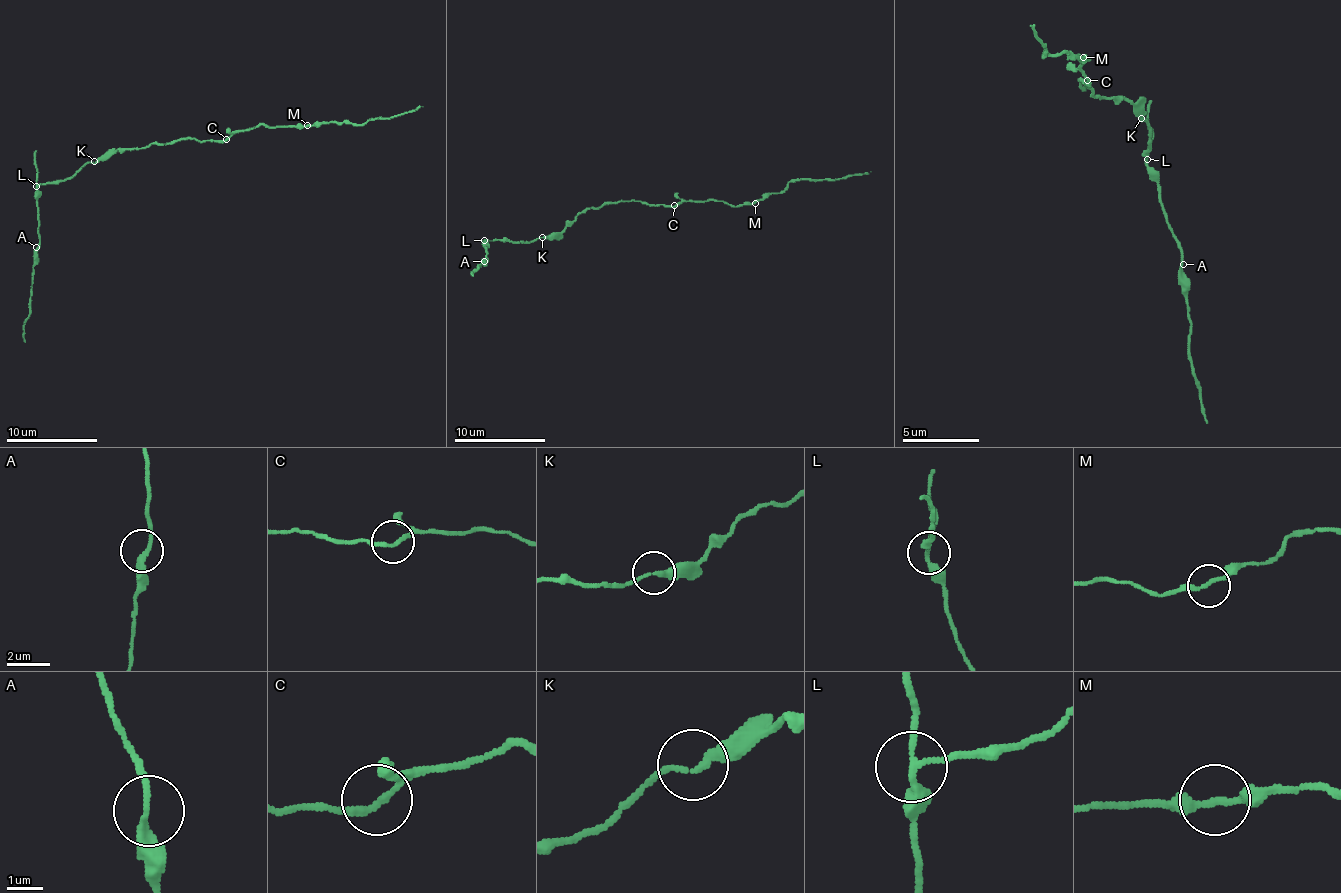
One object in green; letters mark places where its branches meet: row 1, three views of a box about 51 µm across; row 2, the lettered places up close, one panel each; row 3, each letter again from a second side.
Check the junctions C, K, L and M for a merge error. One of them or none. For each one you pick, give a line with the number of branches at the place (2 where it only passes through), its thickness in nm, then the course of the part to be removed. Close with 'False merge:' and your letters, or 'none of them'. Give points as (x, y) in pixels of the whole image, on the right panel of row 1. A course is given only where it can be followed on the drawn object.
L: branches 3; calibre 190 nm; course (1148, 160), (1167, 229), (1179, 245), (1190, 321), (1190, 375), (1202, 390), (1206, 424)
False merge: L

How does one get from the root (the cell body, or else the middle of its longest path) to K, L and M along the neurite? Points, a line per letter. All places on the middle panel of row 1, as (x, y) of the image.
K: (597, 207), (583, 209), (561, 232), (542, 237)
L: (597, 207), (583, 209), (561, 232), (552, 232), (547, 237), (531, 241), (484, 241)
M: (597, 207), (622, 200), (640, 200), (647, 205), (676, 205), (681, 200), (724, 200), (735, 207), (755, 203)

